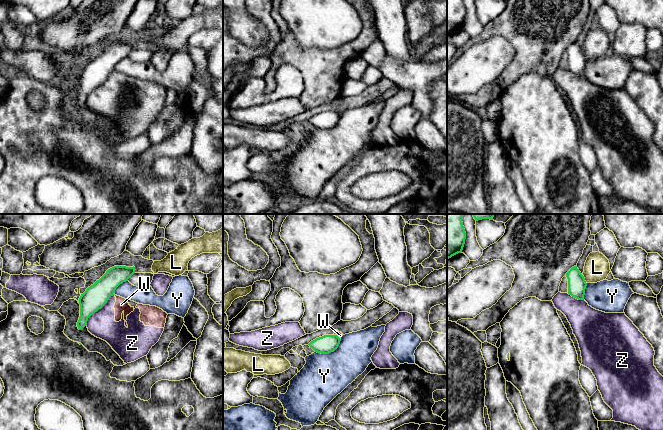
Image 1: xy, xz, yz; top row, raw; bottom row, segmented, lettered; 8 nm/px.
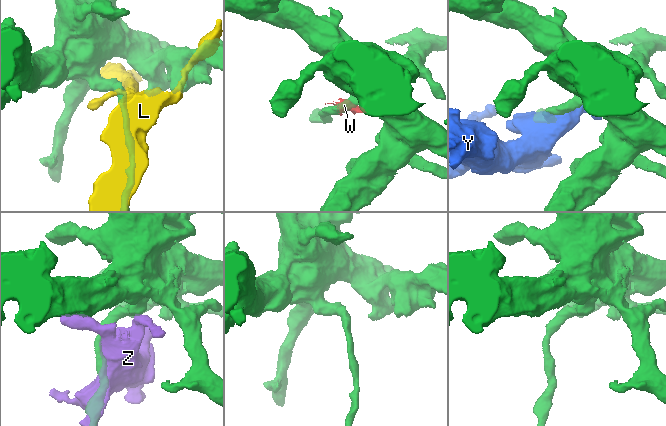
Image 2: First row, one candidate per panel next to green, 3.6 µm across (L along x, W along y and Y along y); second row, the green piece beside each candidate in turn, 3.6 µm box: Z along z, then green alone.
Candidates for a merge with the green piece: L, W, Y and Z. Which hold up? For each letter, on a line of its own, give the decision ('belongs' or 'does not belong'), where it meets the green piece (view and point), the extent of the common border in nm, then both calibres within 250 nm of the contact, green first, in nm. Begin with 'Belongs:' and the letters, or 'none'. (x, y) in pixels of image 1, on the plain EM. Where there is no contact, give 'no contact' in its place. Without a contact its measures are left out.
Belongs: none
L: does not belong | yz (584, 55) | 80 nm | 140/200 nm
W: does not belong | xz (339, 114) | 40 nm | 150/40 nm
Y: does not belong | xz (330, 128) | 240 nm | 150/360 nm
Z: does not belong | xy (98, 85) | 340 nm | 190/220 nm

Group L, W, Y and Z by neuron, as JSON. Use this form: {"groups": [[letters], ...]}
{"groups": [["L"], ["W", "Z"], ["Y"]]}

